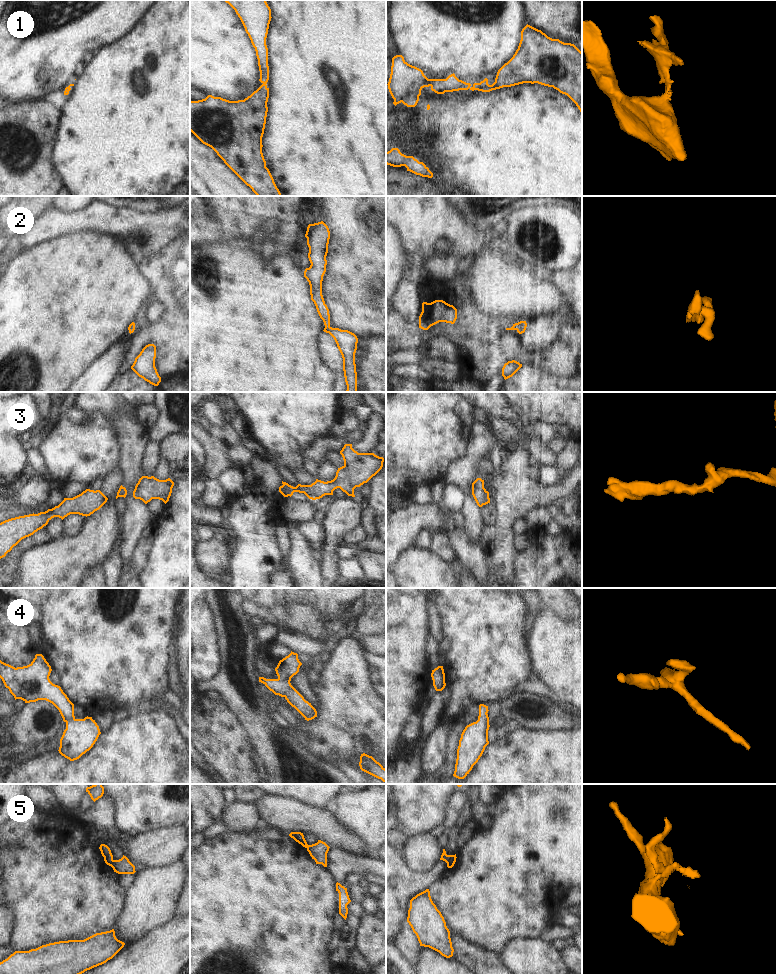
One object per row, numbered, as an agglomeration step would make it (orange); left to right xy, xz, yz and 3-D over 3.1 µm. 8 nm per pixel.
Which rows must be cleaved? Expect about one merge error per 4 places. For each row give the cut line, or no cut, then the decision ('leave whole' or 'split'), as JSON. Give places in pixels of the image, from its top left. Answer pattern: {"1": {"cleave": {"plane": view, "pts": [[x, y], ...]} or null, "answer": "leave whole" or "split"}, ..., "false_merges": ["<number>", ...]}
{"1": {"cleave": null, "answer": "leave whole"}, "2": {"cleave": null, "answer": "leave whole"}, "3": {"cleave": null, "answer": "leave whole"}, "4": {"cleave": null, "answer": "leave whole"}, "5": {"cleave": {"plane": "yz", "pts": [[452, 855], [447, 864]]}, "answer": "split"}, "false_merges": ["5"]}

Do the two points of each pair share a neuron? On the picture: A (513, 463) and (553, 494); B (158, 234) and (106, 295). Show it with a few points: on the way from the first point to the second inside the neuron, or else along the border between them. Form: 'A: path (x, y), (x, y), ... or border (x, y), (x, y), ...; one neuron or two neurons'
A: path (517, 475), (536, 494), (541, 494); one neuron
B: border (113, 235), (129, 252); two neurons

